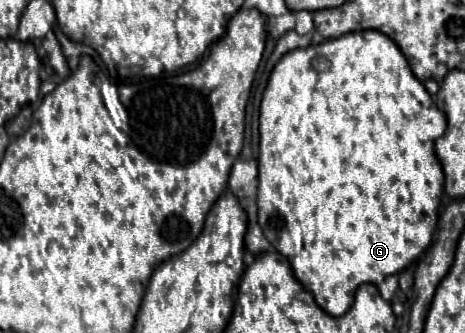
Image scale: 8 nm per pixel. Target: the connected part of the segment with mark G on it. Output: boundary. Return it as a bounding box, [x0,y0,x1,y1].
[258,31,446,315]

